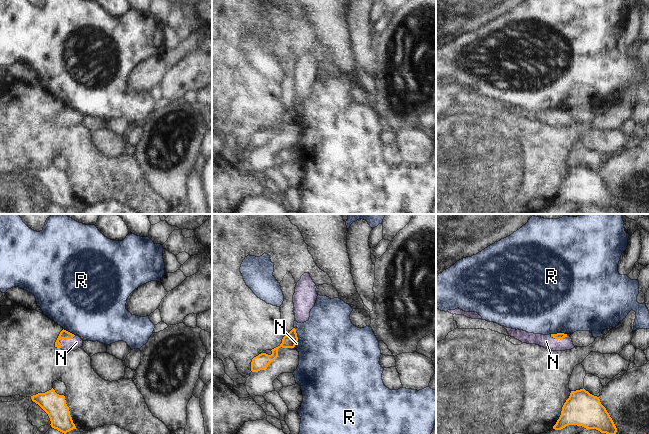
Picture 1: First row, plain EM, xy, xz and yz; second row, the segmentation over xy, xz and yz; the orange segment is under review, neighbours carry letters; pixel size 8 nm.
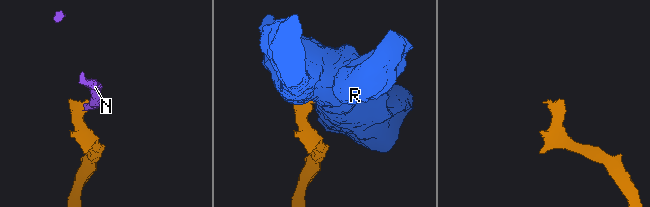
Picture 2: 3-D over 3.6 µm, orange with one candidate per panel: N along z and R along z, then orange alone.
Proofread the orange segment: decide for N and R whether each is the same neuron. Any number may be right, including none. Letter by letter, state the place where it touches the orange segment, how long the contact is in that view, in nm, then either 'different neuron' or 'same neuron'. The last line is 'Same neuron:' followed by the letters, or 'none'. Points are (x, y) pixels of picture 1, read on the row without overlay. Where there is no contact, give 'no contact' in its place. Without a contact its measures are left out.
N: xy (64, 114) | 160 nm | same neuron
R: yz (558, 109) | 130 nm | different neuron
Same neuron: N

